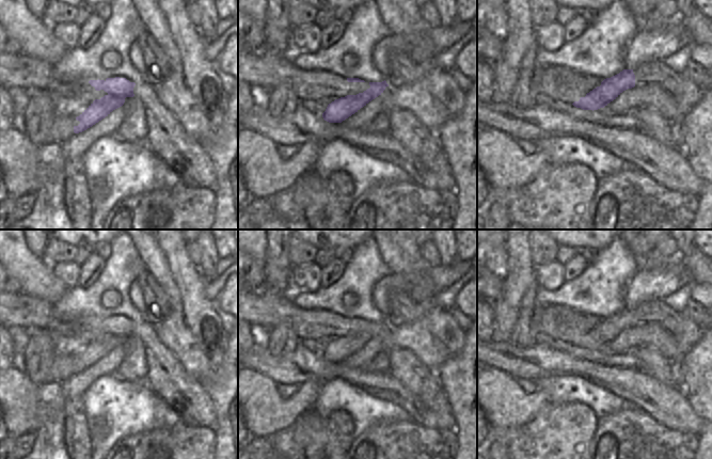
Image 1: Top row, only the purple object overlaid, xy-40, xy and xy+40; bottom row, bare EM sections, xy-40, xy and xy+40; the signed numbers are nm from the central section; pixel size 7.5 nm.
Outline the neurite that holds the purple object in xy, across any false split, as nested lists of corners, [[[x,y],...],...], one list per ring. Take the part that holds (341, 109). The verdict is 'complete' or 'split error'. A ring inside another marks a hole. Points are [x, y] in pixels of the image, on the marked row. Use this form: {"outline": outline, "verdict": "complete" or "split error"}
{"outline": [[[385,80],[382,82],[369,82],[369,85],[370,88],[363,93],[347,95],[329,104],[322,113],[323,120],[329,123],[342,123],[381,95],[385,88],[389,86]]], "verdict": "complete"}

